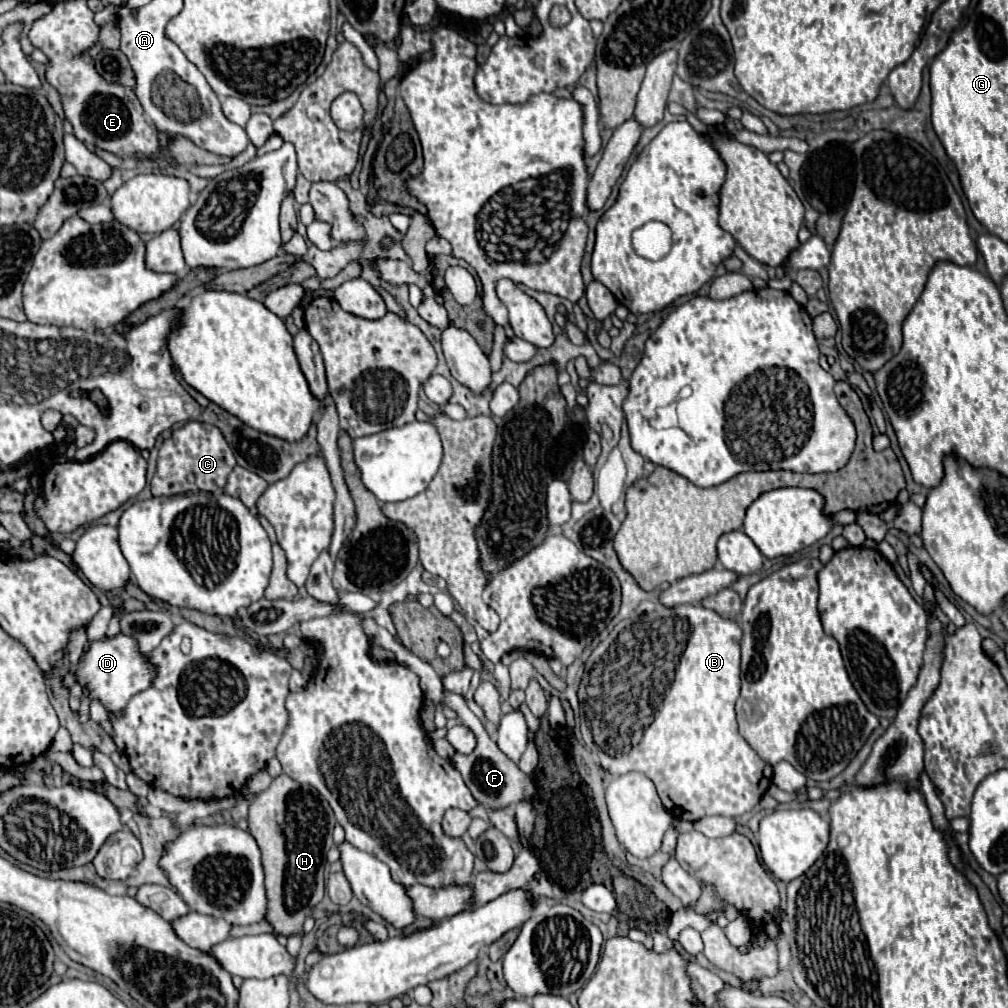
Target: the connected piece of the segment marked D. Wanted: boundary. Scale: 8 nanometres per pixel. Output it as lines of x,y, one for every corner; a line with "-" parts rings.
117,633
115,637
101,637
97,641
91,641
89,649
81,653
77,671
69,671
63,679
63,685
65,689
71,689
75,683
79,683
81,689
89,691
91,701
103,703
109,715
121,717
125,713
129,699
139,691
149,689
155,677
157,677
157,667
151,663
151,659
145,653
139,651
137,641
131,635

